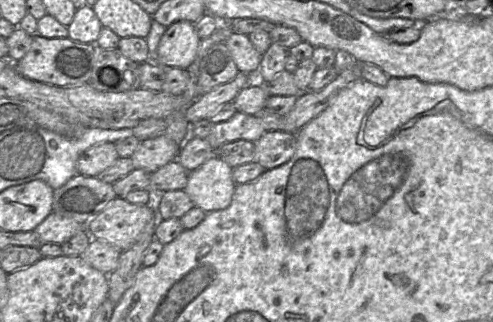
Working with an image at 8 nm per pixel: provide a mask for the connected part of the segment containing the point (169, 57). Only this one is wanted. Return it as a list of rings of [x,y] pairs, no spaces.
[[[177,21],[167,27],[156,51],[156,63],[164,68],[187,69],[197,59],[201,39],[195,23]]]

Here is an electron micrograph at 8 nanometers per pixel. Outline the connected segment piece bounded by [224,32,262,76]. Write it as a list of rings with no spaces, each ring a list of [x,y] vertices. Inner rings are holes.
[[[233,32],[224,43],[240,73],[251,76],[257,75],[262,54],[254,47],[248,35]]]

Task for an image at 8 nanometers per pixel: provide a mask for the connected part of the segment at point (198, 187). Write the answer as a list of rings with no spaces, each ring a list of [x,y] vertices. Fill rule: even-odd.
[[[214,156],[189,173],[184,191],[194,205],[206,213],[223,210],[230,205],[236,187],[232,170],[222,159]]]

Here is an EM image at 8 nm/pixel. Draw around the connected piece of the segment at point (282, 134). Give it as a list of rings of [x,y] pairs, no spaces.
[[[280,130],[266,131],[254,142],[254,162],[265,170],[278,167],[289,161],[296,150],[296,134]]]

